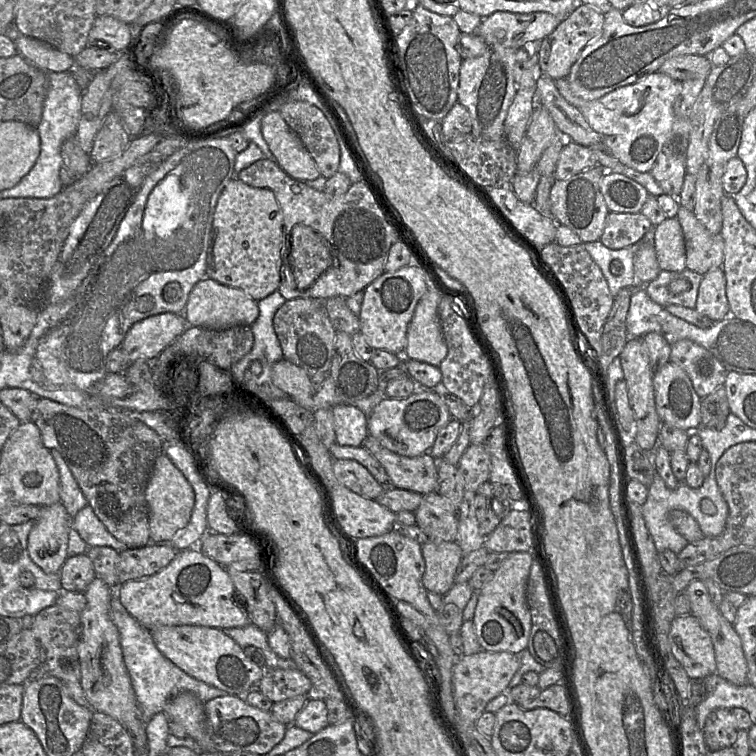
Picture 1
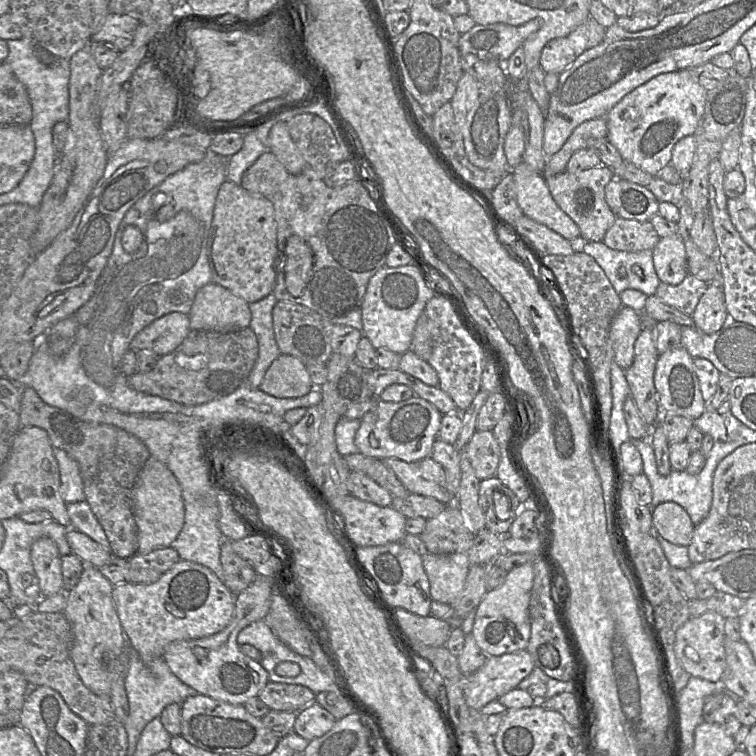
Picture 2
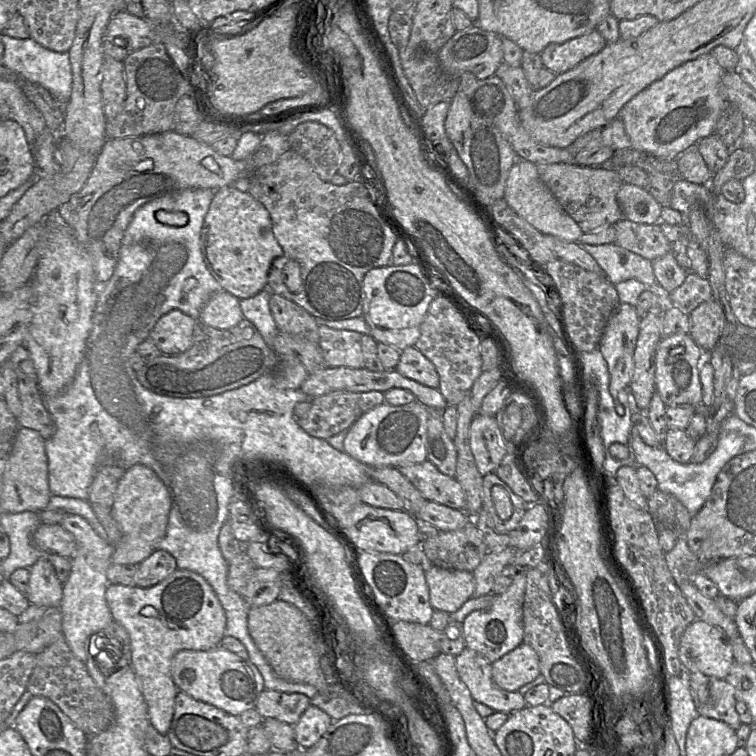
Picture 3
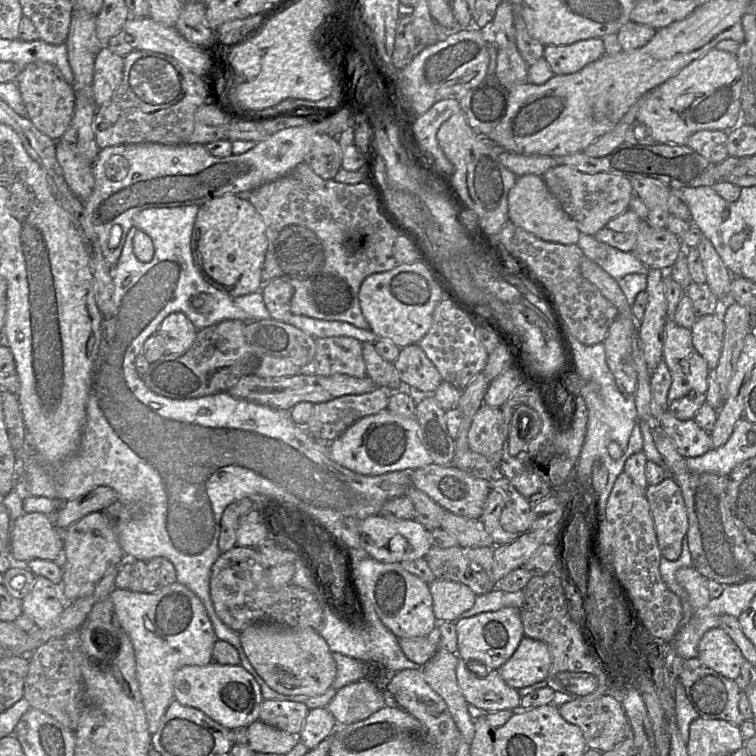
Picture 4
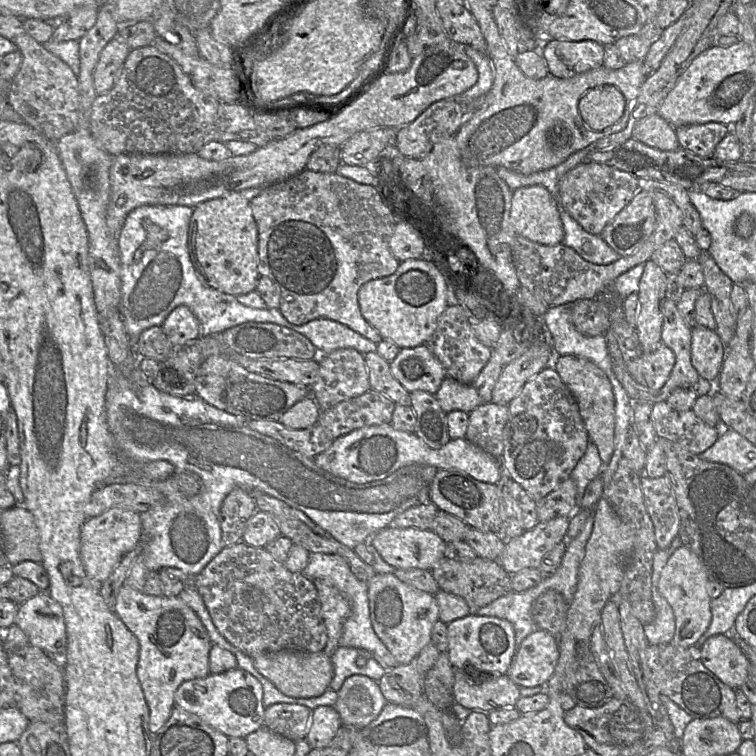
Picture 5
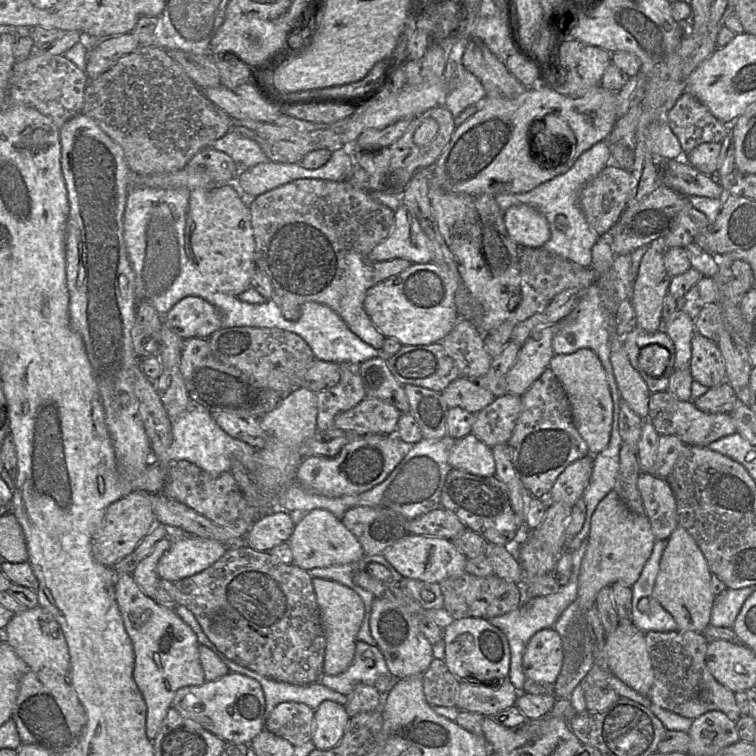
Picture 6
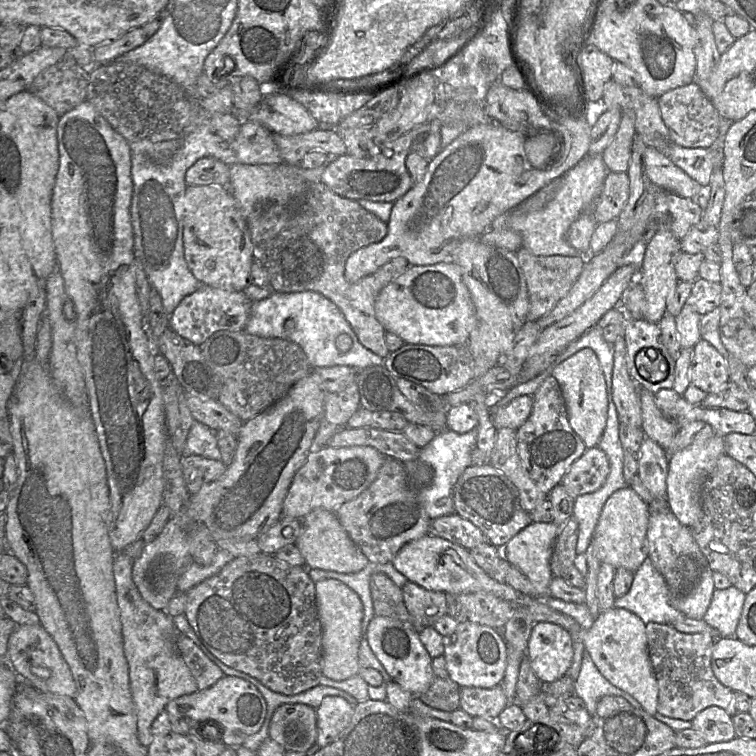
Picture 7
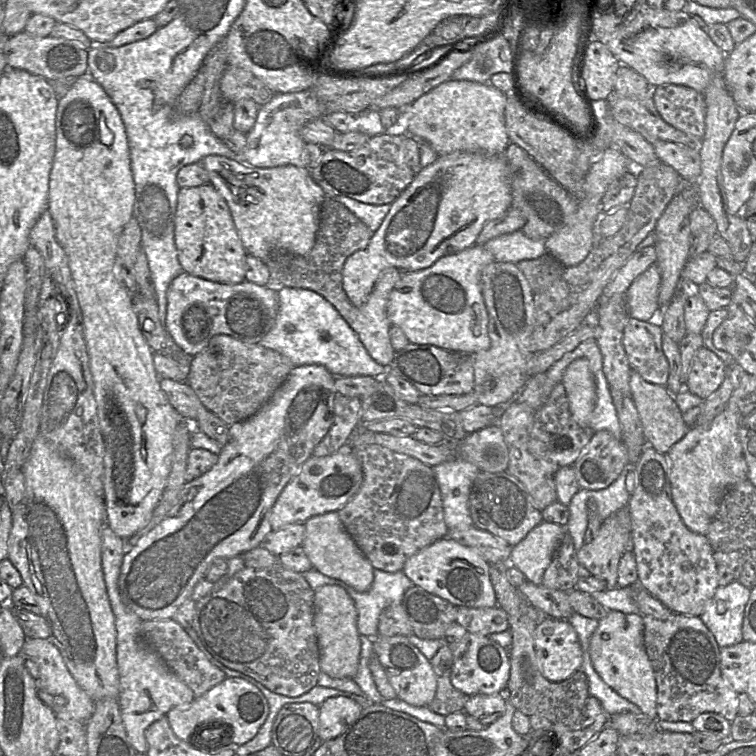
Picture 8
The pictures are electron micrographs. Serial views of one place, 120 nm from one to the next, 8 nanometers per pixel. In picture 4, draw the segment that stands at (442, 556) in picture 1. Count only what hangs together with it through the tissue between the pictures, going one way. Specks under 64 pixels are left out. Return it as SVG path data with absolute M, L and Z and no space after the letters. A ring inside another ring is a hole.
M434 579L428 587L433 613L439 623L456 622L462 613L473 607L476 600L475 593L460 582Z

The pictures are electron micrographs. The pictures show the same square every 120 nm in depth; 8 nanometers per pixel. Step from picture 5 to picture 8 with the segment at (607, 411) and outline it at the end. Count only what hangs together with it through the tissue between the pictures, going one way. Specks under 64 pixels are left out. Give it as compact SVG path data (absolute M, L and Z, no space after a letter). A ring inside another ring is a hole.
M579 358L571 362L562 376L569 408L574 421L588 428L590 415L596 404L596 385L589 362Z

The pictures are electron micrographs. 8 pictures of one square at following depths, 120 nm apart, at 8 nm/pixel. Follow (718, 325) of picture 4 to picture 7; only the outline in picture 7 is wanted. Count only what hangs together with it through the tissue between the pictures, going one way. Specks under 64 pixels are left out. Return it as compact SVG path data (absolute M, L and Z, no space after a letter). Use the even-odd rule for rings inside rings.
M702 338L692 348L688 376L690 384L707 394L719 392L730 381L727 360Z

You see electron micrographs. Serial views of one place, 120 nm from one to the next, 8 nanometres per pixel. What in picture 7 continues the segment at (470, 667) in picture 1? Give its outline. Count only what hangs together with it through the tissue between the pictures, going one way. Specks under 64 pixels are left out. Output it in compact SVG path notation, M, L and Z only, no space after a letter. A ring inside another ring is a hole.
M548 622L534 624L528 639L527 658L538 679L554 682L562 678L572 664L573 654L573 638L565 629Z

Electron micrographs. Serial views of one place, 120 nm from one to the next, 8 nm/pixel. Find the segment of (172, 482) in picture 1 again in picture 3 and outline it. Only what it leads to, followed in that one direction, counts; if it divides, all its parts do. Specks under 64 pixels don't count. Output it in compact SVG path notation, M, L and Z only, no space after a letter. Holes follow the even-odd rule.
M135 464L126 470L119 481L112 507L112 516L121 530L121 539L114 546L112 563L139 564L149 557L166 534L170 508L170 494L154 470L143 464Z

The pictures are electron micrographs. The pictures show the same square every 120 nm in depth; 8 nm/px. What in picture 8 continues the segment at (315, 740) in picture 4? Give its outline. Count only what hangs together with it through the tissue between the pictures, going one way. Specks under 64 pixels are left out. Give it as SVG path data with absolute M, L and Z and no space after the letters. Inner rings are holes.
M345 696L326 699L319 706L318 736L323 742L342 734L359 716L362 706Z

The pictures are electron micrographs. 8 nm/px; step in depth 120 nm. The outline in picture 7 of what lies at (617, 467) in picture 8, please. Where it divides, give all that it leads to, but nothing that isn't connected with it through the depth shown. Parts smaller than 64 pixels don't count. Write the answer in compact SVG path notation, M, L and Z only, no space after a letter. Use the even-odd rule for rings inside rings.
M598 447L587 448L563 476L561 483L574 499L600 489L610 472L606 454Z

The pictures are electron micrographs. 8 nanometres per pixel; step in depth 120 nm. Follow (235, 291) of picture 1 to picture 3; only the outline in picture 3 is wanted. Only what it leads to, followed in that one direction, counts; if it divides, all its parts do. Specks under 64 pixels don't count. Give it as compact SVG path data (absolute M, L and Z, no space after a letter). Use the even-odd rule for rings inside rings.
M221 290L205 304L198 322L216 329L226 330L237 325L243 319L240 299Z

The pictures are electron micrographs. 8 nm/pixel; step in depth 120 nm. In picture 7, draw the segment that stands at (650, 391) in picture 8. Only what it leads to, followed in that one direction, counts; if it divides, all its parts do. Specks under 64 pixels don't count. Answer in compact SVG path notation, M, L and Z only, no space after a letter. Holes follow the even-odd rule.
M640 387L638 392L641 405L642 430L645 437L654 440L666 450L679 428L665 418L657 408L653 393L642 387Z

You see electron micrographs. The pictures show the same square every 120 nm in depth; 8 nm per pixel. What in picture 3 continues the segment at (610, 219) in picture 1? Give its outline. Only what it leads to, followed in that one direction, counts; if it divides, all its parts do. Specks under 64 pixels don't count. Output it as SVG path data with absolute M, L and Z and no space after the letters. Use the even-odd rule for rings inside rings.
M622 218L615 224L615 229L615 244L650 261L672 251L672 244L663 234L660 222L645 224Z

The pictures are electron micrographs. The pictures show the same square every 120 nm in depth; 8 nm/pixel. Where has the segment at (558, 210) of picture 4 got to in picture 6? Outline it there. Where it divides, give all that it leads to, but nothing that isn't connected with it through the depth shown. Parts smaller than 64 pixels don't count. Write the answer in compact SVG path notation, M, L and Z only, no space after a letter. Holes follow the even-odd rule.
M512 206L504 212L503 219L509 236L519 247L540 248L550 238L546 217L531 206Z

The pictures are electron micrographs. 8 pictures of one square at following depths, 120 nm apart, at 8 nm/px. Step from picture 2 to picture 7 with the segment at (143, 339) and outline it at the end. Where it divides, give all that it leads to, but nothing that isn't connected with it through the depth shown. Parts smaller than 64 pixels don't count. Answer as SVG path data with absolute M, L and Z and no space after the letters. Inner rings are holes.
M203 285L180 301L168 318L169 327L179 336L201 346L215 332L245 331L252 302L243 291L227 291Z

